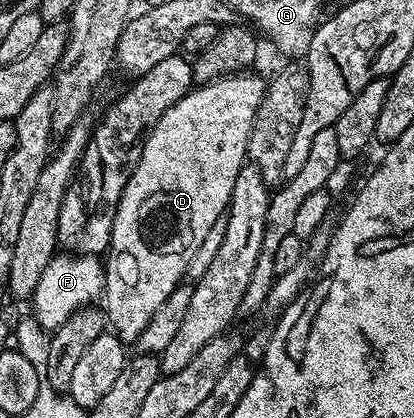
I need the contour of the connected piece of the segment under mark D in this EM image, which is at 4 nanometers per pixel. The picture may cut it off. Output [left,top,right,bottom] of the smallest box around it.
[101,71,267,343]

